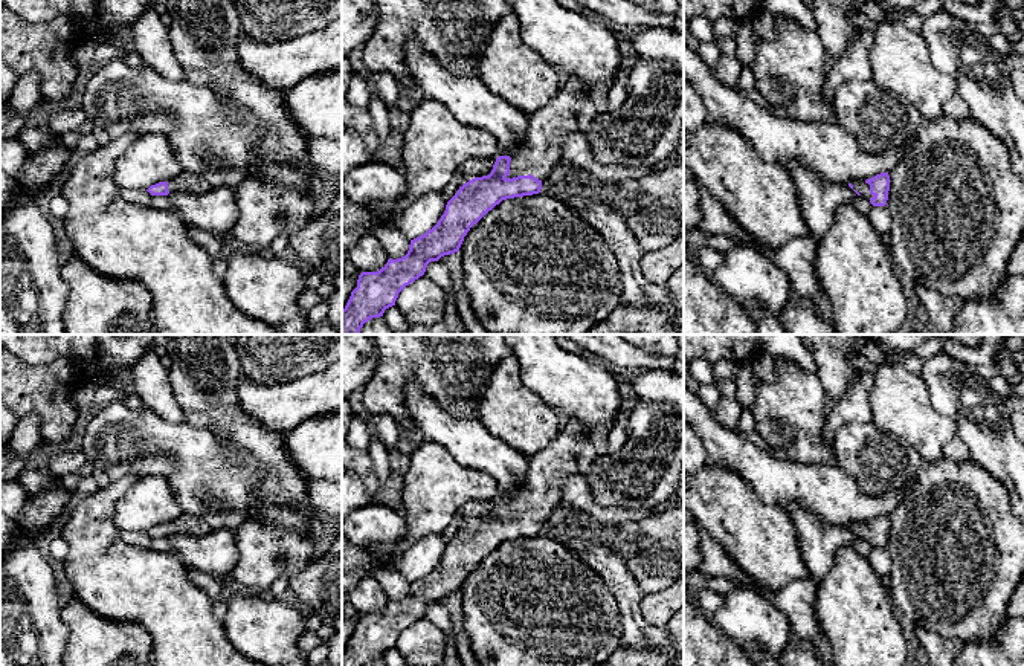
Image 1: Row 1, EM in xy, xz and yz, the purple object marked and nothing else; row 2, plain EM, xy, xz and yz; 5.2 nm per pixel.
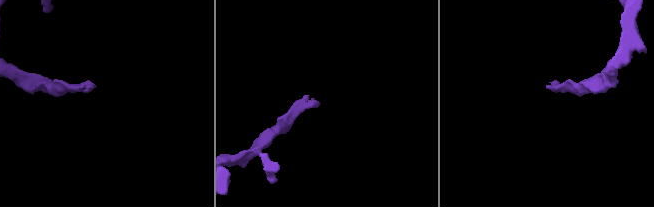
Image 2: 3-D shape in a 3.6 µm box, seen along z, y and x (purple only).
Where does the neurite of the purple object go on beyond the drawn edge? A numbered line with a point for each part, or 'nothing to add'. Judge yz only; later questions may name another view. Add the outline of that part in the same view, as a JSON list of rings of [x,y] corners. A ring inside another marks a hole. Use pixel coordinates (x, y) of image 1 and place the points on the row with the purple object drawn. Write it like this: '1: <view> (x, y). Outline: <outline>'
1: yz (861, 187). Outline: [[[865,180],[852,182],[853,189],[858,191],[862,197],[871,199],[874,196],[870,194],[870,185]]]

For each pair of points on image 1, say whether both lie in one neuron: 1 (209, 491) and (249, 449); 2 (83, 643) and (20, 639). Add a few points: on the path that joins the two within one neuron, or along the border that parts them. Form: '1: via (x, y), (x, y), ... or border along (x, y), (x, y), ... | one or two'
1: border along (214, 436), (264, 469), (260, 489) | two
2: border along (61, 607), (61, 619), (67, 628), (64, 649) | two

